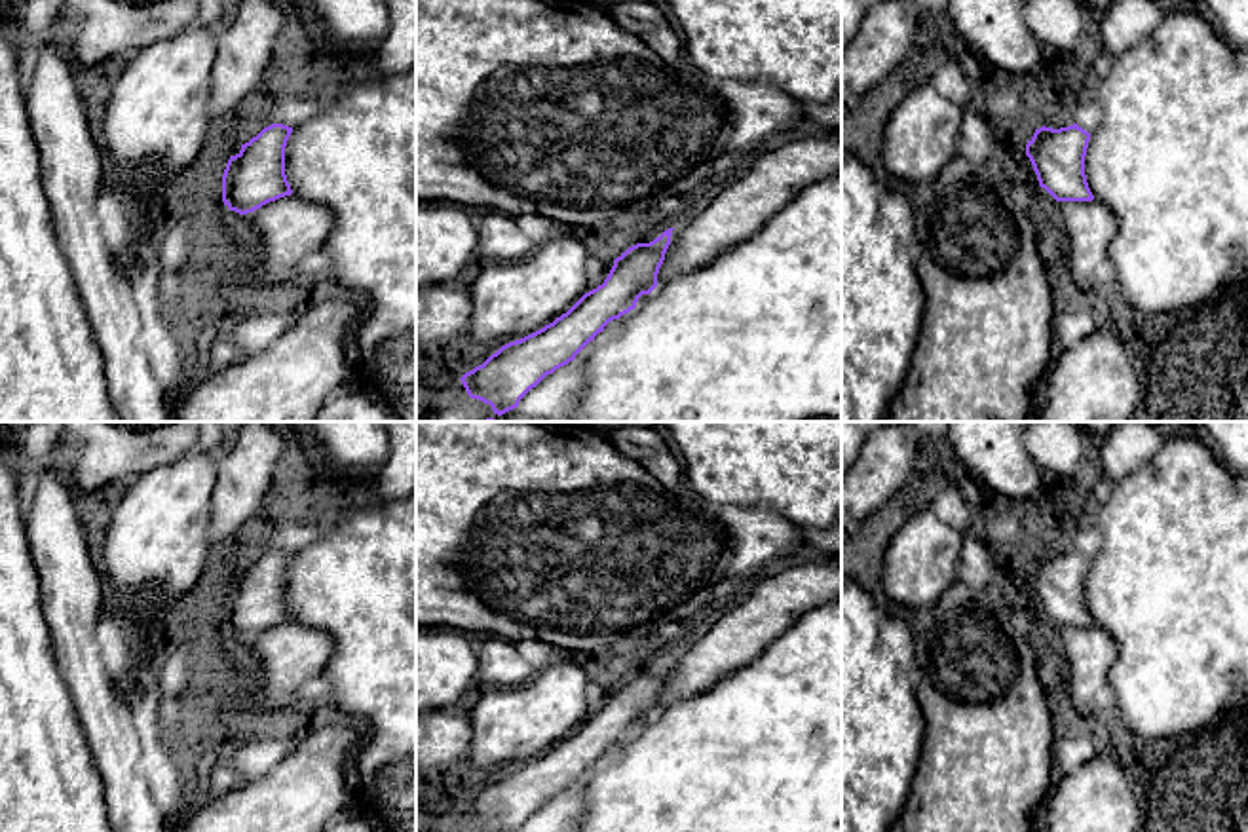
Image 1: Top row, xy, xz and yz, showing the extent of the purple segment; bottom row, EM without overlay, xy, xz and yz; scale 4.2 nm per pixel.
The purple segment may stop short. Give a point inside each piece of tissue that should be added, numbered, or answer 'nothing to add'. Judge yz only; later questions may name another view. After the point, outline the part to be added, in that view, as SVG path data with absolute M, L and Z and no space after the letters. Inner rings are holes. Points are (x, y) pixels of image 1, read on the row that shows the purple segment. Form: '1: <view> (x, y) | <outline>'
1: yz (1089, 226) | M1058 201L1062 232L1068 239L1068 287L1087 298L1107 277L1107 247L1117 234L1117 218L1109 207L1092 201Z

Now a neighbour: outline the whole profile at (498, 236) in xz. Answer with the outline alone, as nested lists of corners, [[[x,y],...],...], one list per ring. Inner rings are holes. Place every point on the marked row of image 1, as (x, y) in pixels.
[[[482,211],[477,217],[477,256],[488,262],[515,262],[528,256],[536,245],[519,228],[517,218],[503,211]]]

